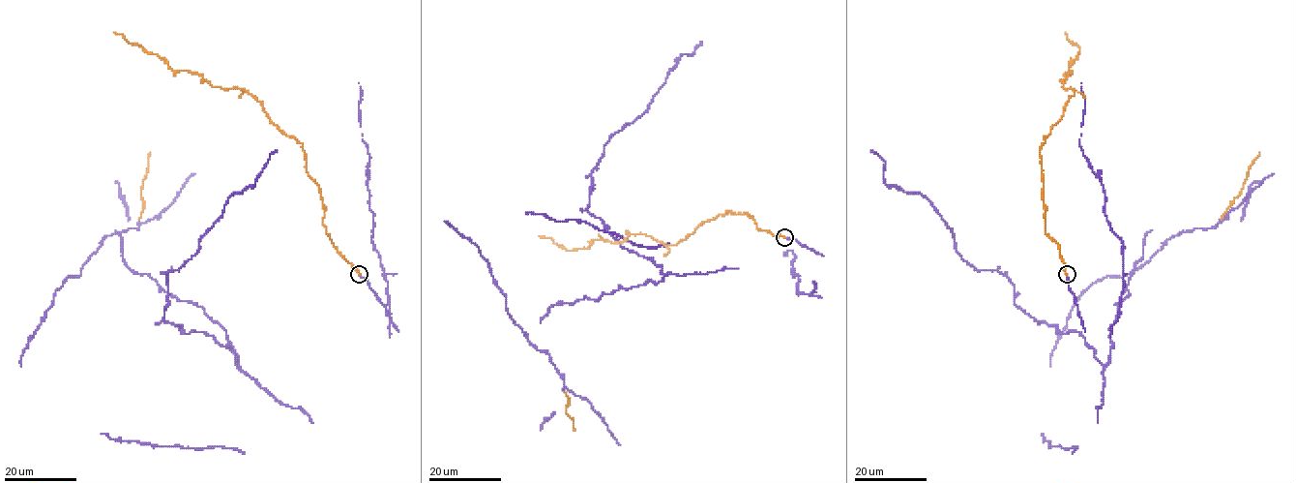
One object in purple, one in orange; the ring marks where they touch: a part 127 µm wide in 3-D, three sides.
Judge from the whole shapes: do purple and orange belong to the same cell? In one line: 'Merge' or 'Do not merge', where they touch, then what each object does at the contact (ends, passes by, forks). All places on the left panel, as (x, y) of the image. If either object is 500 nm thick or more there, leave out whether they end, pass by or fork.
Merge. Place: (359, 274). At the ring purple ends. At the ring orange ends

